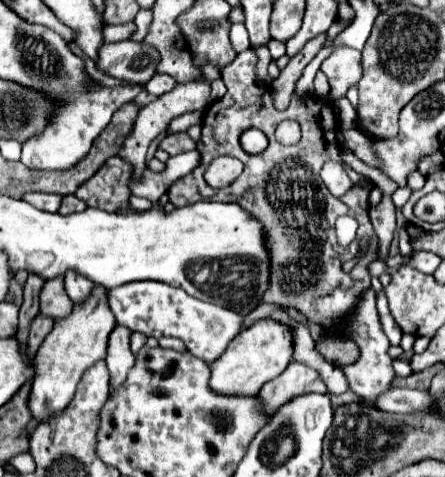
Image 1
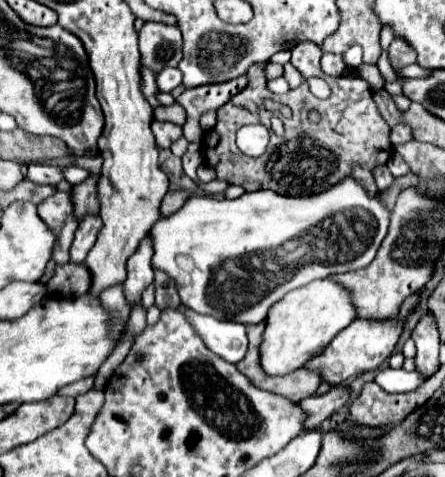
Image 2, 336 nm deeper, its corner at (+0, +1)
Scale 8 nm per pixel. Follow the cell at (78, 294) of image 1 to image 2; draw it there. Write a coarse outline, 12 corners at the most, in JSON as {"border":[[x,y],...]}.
{"border":[[86,216],[70,248],[70,260],[82,262],[96,242],[102,222]]}

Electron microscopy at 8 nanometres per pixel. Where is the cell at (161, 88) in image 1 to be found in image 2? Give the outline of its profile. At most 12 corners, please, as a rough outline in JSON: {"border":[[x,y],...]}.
{"border":[[164,68],[156,76],[160,92],[172,92],[182,82],[178,68]]}

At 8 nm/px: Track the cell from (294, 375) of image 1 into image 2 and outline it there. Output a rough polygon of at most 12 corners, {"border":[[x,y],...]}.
{"border":[[416,296],[392,320],[354,320],[302,368],[328,384],[378,370]]}

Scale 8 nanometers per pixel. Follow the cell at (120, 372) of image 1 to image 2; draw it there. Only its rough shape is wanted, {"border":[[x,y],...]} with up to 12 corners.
{"border":[[144,238],[126,264],[124,296],[130,308],[152,284],[152,242]]}

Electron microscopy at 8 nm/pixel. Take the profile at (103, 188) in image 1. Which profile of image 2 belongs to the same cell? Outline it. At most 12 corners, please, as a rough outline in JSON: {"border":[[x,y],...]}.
{"border":[[30,164],[28,180],[56,186],[64,180],[60,166]]}

